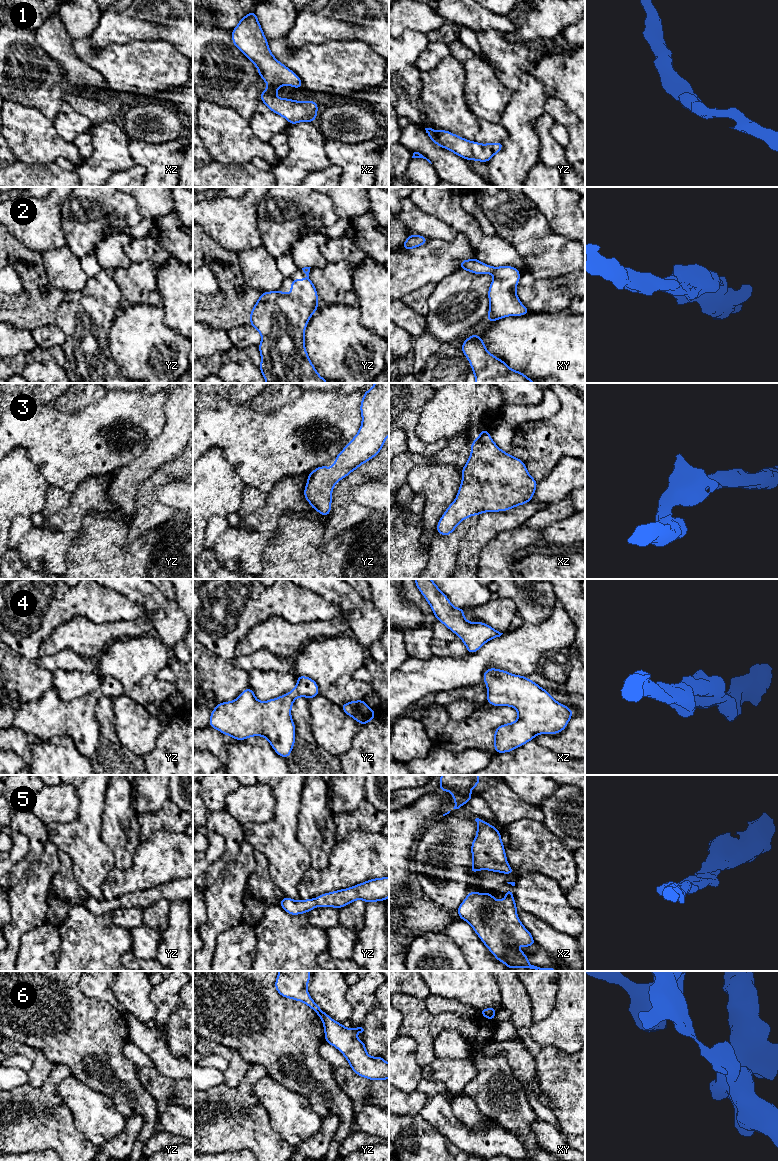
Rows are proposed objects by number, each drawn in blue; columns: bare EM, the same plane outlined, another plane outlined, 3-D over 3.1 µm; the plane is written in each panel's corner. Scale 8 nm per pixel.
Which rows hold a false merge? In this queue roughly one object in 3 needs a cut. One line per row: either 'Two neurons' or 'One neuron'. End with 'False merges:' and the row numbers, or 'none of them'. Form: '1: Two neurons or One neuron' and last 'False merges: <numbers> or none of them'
1: One neuron
2: One neuron
3: One neuron
4: One neuron
5: One neuron
6: Two neurons
False merges: 6

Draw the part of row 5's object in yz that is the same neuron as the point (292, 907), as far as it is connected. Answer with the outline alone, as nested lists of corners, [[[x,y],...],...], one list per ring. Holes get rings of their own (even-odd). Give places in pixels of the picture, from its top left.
[[[389,877],[374,878],[348,889],[324,893],[316,899],[294,901],[285,896],[279,905],[289,914],[310,912],[317,906],[342,908],[357,899],[365,902],[385,901],[389,897]]]

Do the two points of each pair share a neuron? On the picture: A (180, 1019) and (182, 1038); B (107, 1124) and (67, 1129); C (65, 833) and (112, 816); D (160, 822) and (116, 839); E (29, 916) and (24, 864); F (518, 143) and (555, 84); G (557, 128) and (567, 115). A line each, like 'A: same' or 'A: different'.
A: same
B: different
C: different
D: different
E: different
F: different
G: different

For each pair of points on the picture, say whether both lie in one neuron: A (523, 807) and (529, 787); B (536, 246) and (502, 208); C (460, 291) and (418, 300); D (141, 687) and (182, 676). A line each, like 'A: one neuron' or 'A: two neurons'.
A: two neurons
B: one neuron
C: two neurons
D: two neurons

